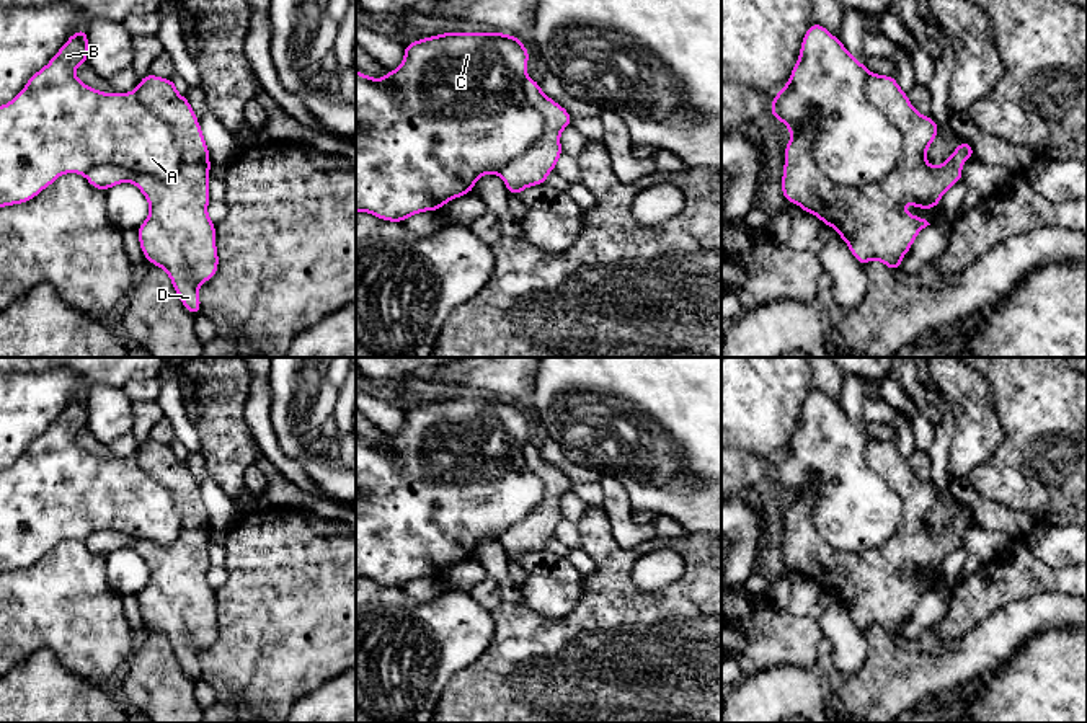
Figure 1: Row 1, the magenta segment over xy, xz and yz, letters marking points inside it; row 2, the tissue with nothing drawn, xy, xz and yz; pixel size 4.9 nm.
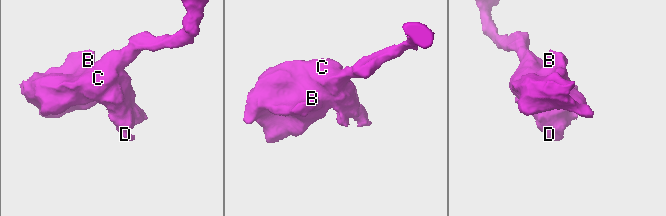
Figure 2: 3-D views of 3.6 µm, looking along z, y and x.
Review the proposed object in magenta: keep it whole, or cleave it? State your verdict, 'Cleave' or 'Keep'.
Cleave

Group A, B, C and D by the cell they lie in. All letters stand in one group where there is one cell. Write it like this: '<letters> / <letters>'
A B C / D

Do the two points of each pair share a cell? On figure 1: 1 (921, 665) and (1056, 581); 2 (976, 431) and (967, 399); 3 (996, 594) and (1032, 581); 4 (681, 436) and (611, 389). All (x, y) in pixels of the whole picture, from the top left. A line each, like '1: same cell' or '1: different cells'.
1: different cells
2: same cell
3: same cell
4: same cell

